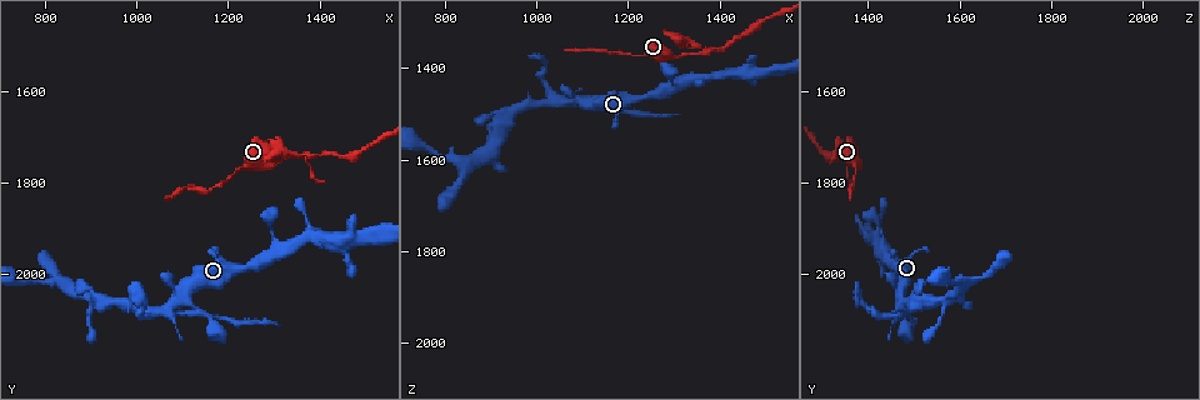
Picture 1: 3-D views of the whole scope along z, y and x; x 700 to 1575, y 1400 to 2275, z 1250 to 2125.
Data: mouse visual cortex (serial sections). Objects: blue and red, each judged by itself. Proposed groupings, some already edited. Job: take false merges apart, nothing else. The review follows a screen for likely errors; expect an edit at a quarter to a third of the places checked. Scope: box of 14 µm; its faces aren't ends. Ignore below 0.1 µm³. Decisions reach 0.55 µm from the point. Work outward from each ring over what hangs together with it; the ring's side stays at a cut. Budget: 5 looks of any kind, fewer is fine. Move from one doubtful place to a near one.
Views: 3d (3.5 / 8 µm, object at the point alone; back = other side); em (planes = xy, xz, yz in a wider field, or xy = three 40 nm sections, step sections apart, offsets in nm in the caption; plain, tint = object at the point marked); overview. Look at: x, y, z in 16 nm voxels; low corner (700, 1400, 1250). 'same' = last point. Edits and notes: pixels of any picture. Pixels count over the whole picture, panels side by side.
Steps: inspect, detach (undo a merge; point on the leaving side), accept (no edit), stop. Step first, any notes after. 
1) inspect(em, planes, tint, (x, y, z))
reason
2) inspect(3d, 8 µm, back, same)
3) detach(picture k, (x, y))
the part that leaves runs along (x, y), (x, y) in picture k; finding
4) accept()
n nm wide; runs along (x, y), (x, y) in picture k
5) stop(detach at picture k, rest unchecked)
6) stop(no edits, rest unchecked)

inspect(3d, 8 µm, back, (1310, 1945, 1435))
thick turns thin

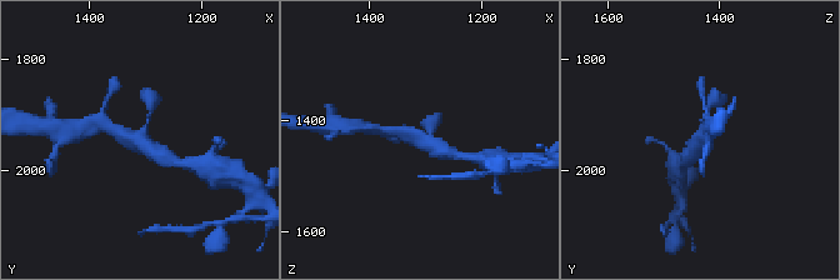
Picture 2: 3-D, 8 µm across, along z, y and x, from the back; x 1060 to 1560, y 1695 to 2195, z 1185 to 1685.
inspect(em, xy, step 2, tint, (1315, 1945, 1435))

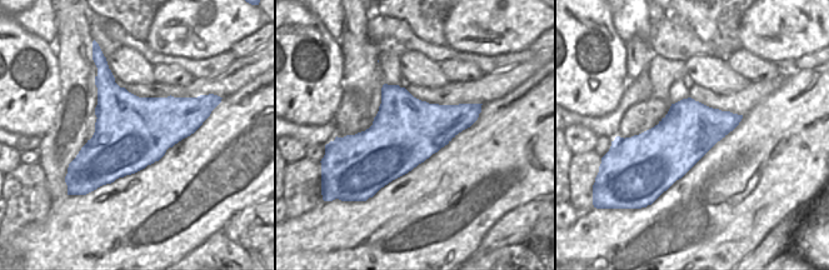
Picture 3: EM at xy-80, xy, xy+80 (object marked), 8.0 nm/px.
accept()
runs along (166, 158), (105, 126) in picture 2; continuous, no second cell

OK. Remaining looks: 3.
inspect(3d, 3.5 µm, (1375, 1745, 1365))

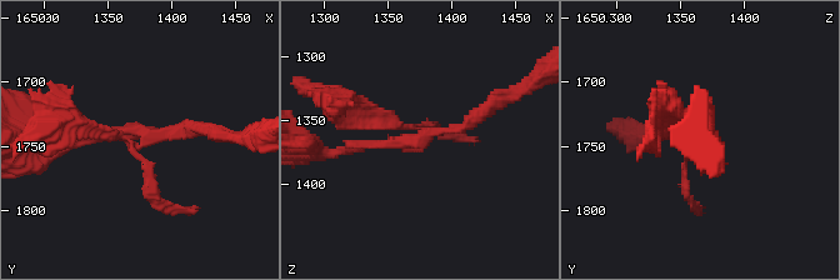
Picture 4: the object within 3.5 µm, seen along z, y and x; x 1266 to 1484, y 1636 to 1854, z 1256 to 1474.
inspect(em, xy, step 3, tint, (1380, 1738, 1362))
now the EM

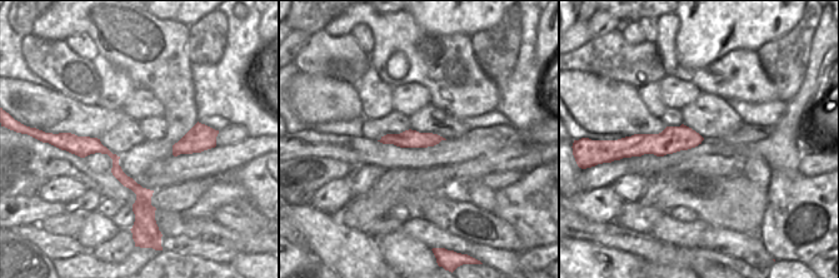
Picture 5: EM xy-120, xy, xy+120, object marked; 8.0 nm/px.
detach(picture 4, (146, 189))
two cells meet here

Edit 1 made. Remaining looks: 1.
stop(detach at picture 4, rest unchecked)

